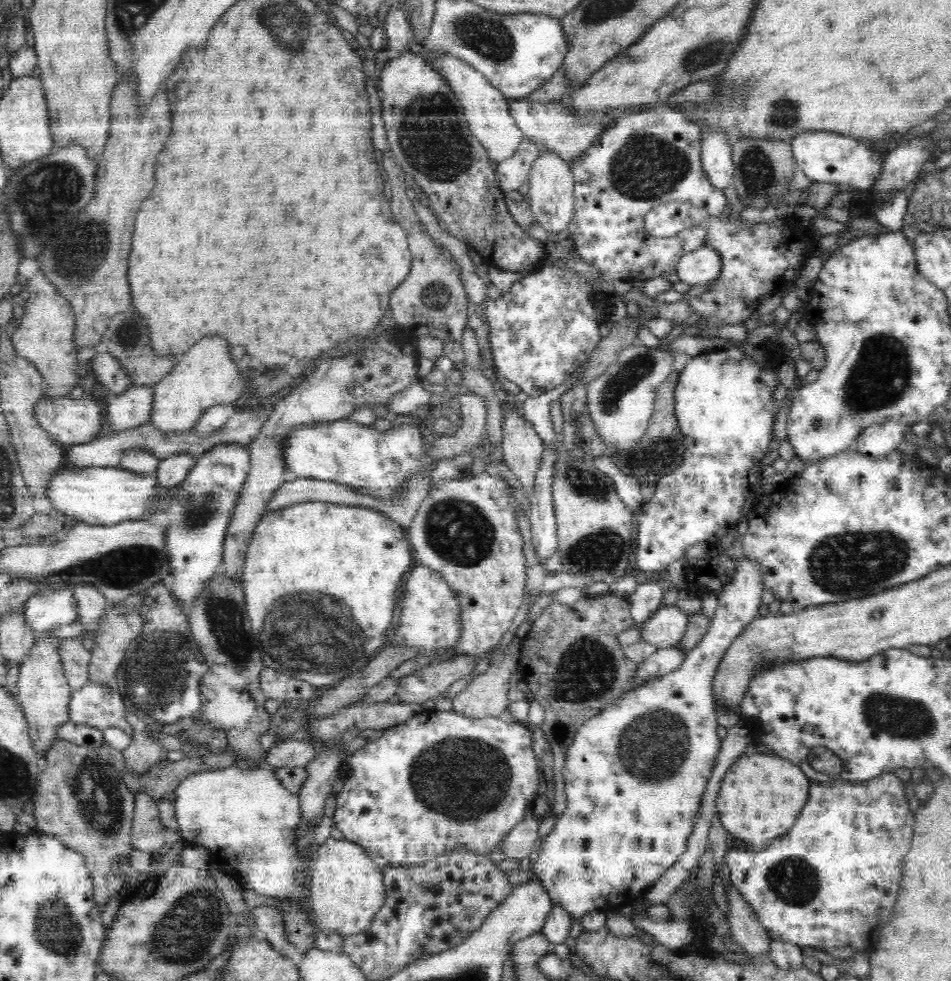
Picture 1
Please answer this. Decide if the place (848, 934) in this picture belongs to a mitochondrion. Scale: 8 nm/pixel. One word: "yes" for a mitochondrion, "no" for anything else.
no

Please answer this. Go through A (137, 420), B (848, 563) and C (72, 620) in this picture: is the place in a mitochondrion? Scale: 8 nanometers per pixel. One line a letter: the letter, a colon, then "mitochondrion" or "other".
A: other
B: mitochondrion
C: other

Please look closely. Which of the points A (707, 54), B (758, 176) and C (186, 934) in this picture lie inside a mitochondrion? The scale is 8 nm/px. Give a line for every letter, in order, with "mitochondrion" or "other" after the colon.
A: mitochondrion
B: mitochondrion
C: mitochondrion

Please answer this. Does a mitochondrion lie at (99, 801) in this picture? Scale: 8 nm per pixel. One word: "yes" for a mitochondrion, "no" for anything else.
yes

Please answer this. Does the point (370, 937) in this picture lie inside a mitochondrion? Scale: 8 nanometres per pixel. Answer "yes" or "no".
no

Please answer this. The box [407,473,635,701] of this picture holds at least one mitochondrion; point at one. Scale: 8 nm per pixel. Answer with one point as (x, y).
(459, 532)

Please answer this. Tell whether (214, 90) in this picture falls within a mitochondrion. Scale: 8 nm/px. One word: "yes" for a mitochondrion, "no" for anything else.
no

